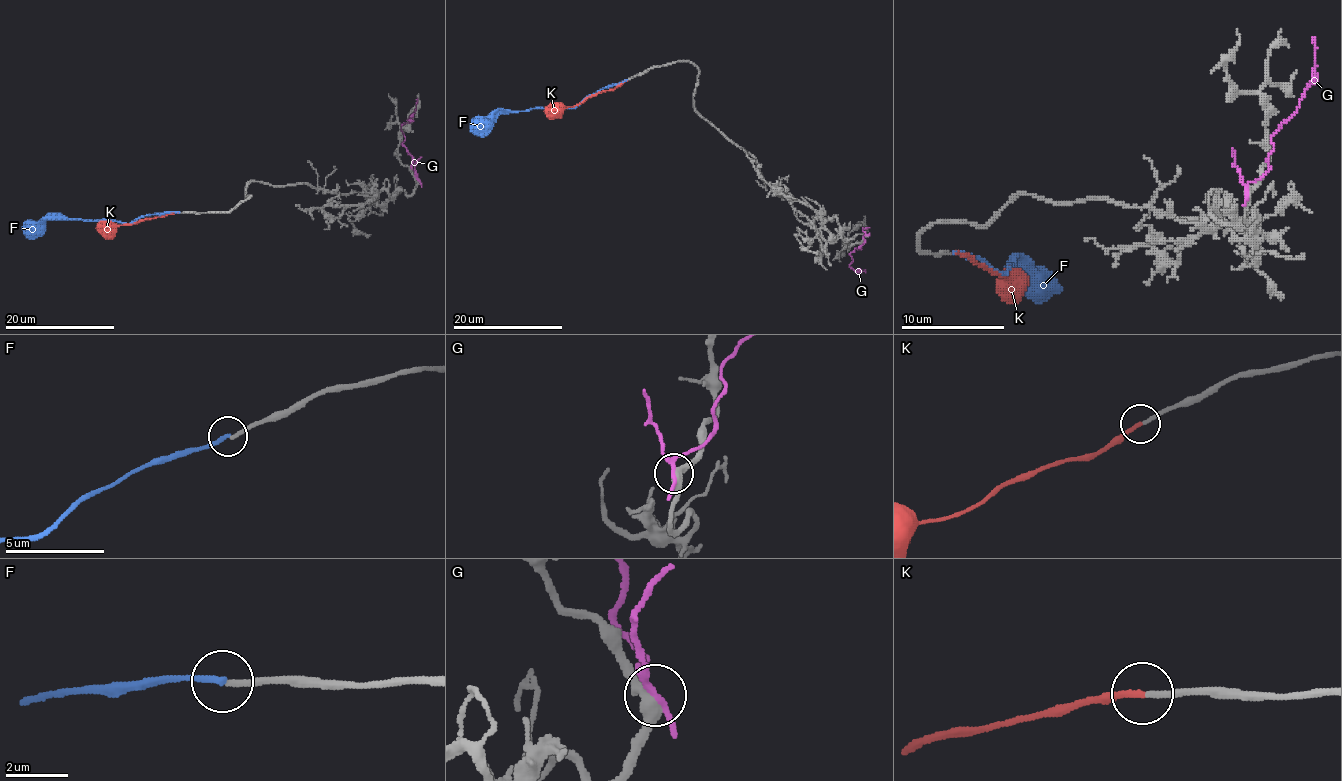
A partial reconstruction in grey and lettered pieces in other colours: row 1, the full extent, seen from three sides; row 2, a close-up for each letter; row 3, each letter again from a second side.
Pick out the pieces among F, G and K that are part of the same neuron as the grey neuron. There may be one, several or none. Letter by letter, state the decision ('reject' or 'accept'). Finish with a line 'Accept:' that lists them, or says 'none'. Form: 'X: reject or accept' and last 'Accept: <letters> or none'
F: reject
G: reject
K: accept
Accept: K

